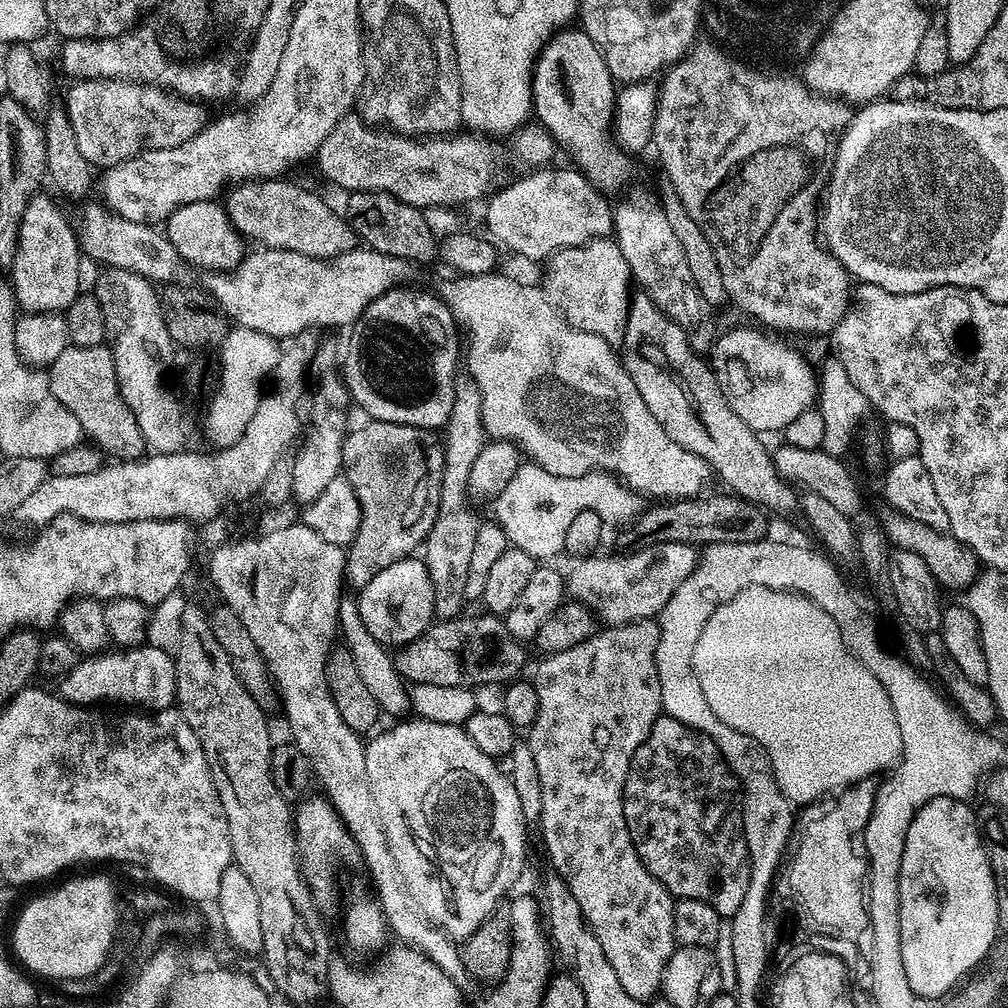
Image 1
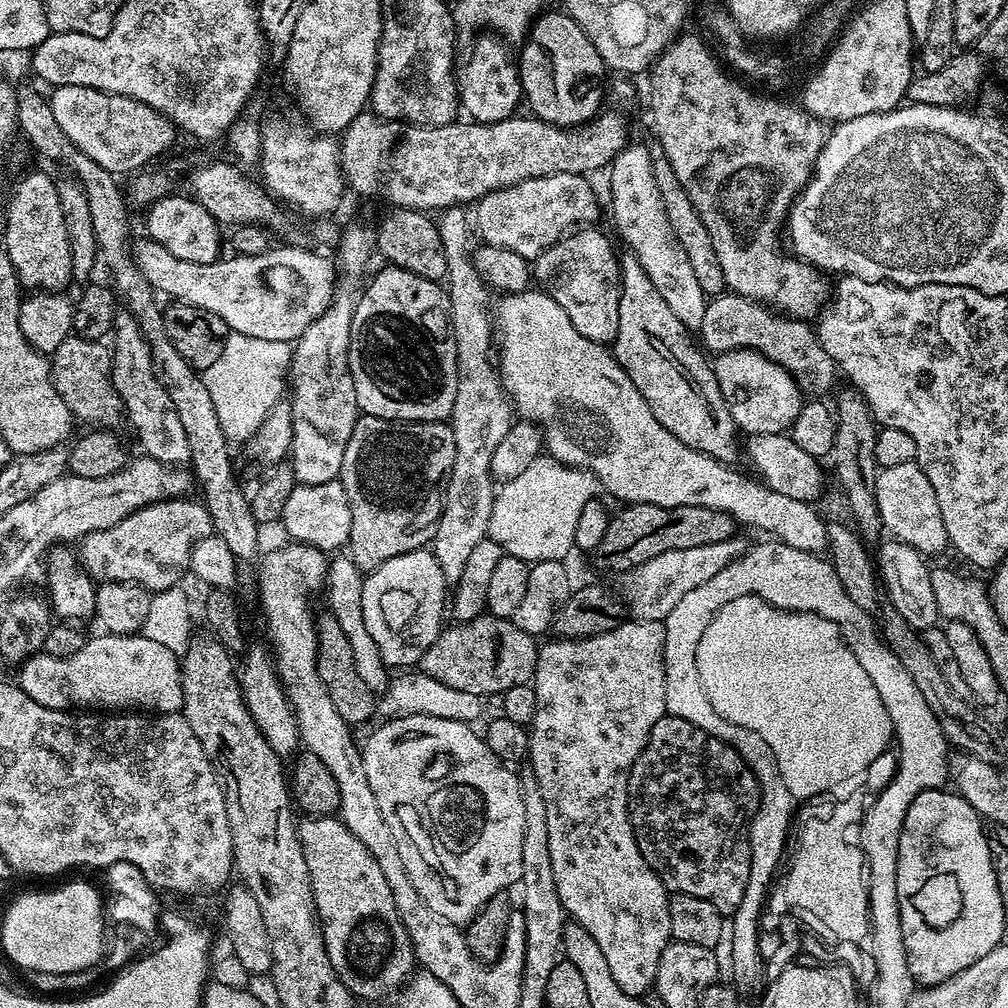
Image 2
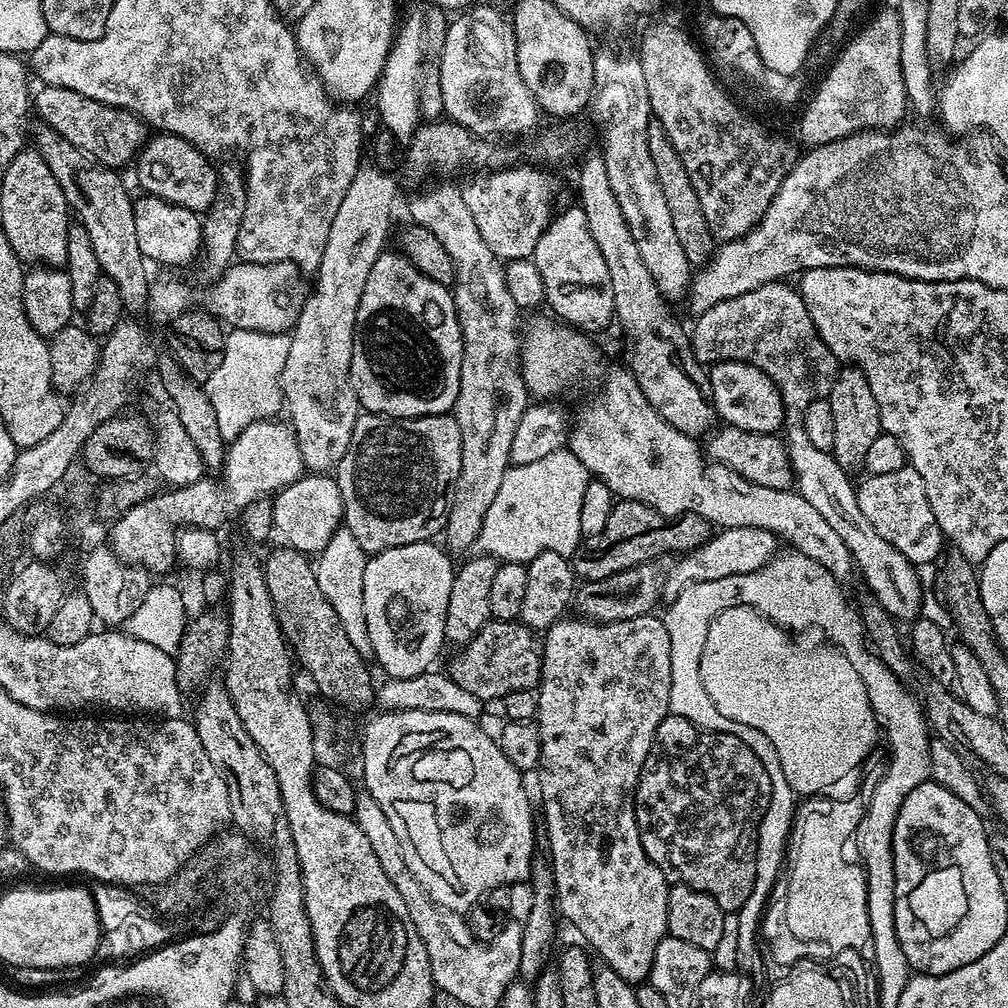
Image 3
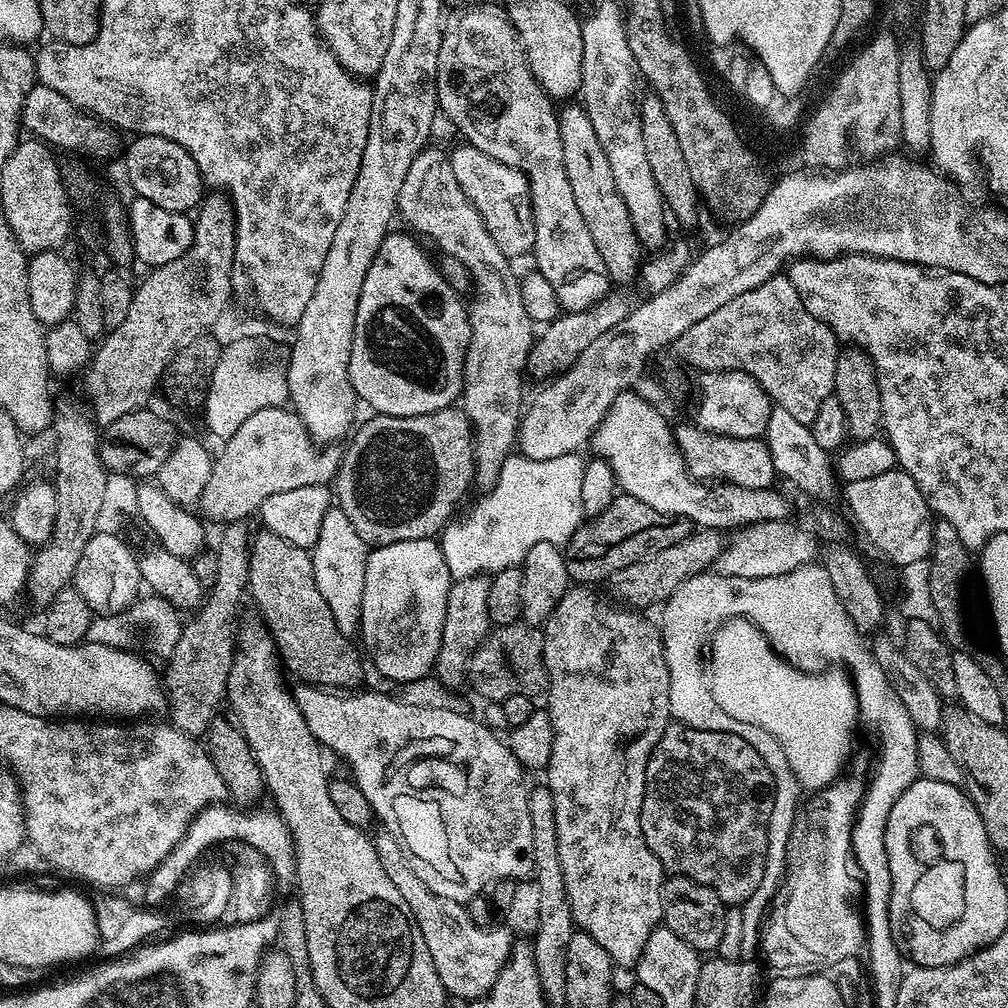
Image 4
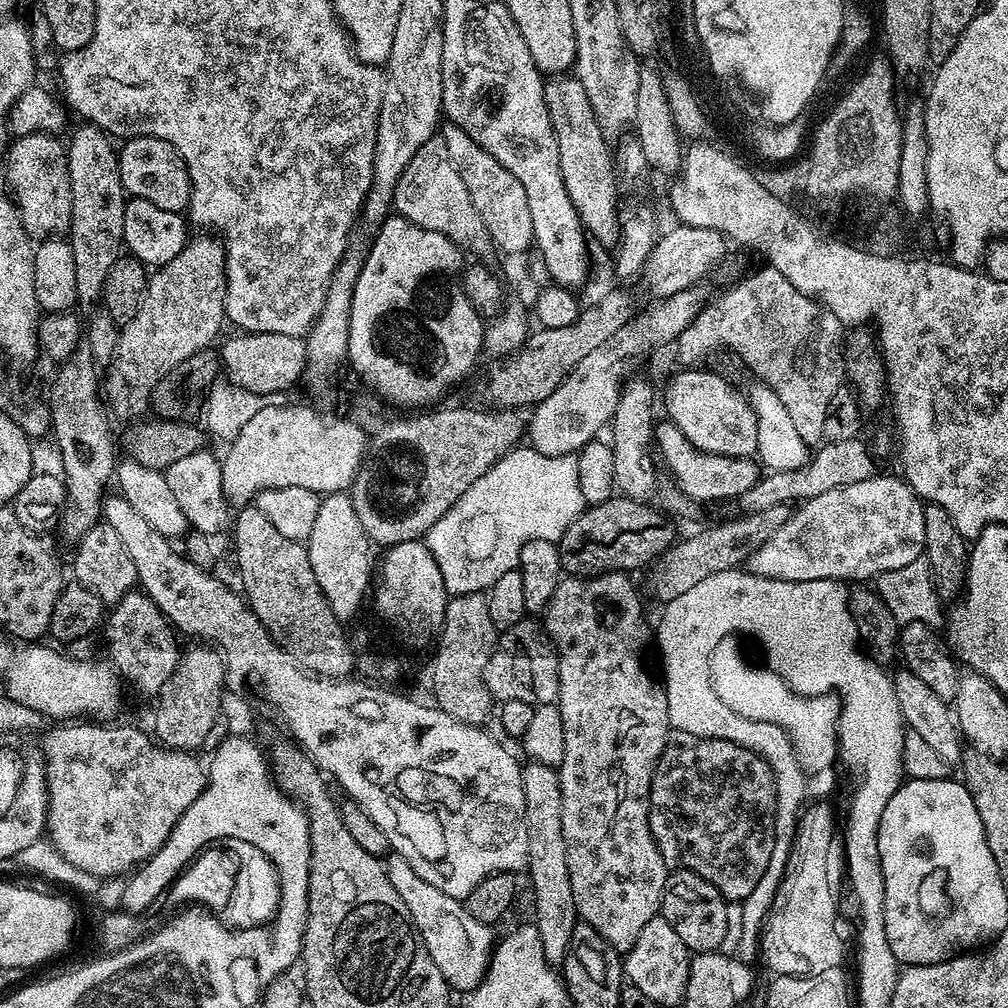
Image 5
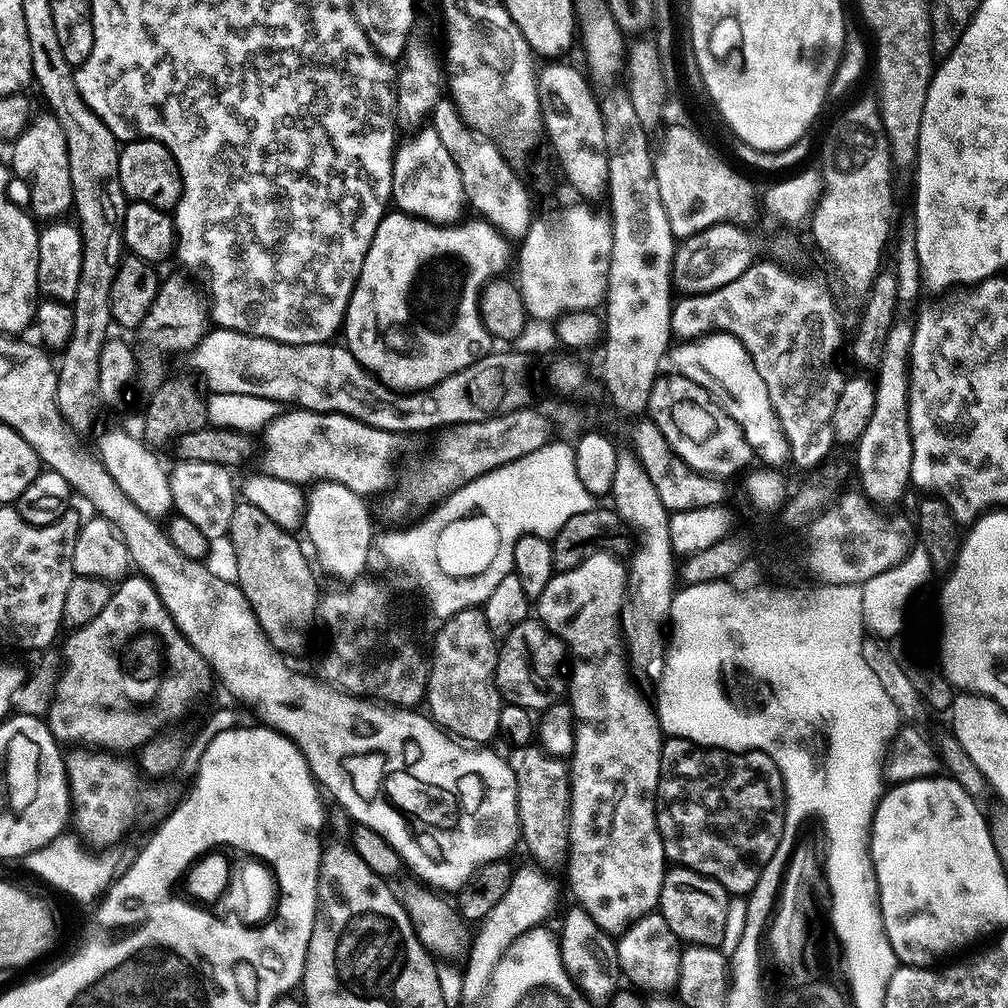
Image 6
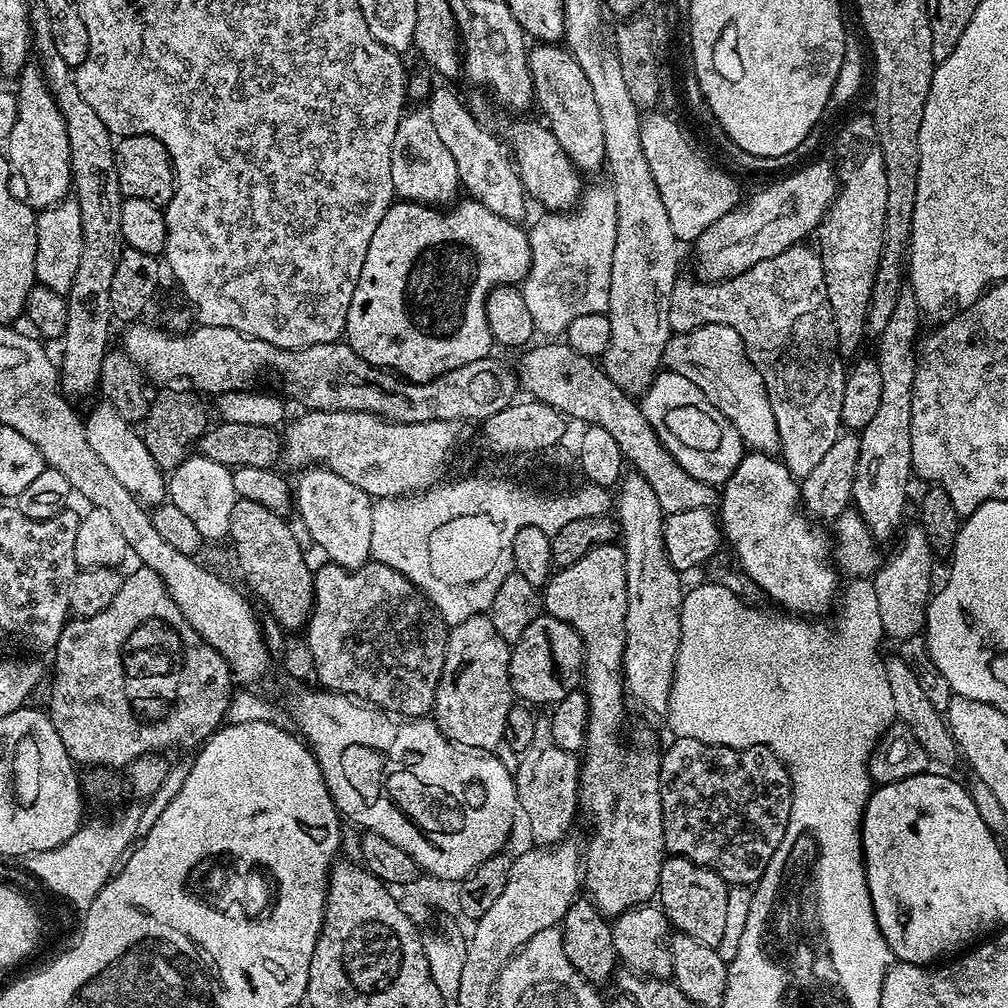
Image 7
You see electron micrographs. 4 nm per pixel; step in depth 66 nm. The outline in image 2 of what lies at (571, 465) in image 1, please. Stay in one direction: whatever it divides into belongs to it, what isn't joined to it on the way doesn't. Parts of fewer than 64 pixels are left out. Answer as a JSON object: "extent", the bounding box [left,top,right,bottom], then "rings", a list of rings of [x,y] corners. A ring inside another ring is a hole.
{"extent":[494,290,828,554],"rings":[[[529,290],[527,292],[510,292],[501,295],[499,299],[496,308],[494,304],[494,340],[498,345],[500,385],[508,393],[513,409],[523,419],[529,420],[532,424],[537,424],[540,427],[540,431],[544,434],[544,448],[547,455],[551,456],[552,459],[560,464],[567,464],[570,468],[579,468],[585,473],[595,476],[602,485],[603,491],[605,488],[610,495],[617,496],[620,502],[624,504],[653,504],[663,508],[706,506],[712,510],[722,510],[726,514],[730,514],[736,519],[737,525],[749,524],[750,527],[757,528],[760,532],[769,532],[772,535],[769,537],[775,538],[779,543],[786,546],[794,546],[794,550],[806,550],[807,552],[820,554],[828,548],[828,524],[823,515],[820,517],[812,509],[815,507],[809,501],[786,498],[786,494],[778,494],[774,490],[770,490],[757,479],[751,478],[752,480],[750,480],[748,477],[743,476],[742,473],[735,472],[732,466],[729,466],[725,461],[715,460],[714,457],[708,456],[704,452],[694,450],[690,446],[686,446],[686,442],[678,442],[678,438],[674,438],[674,434],[670,434],[670,430],[666,430],[666,426],[662,426],[662,422],[658,422],[658,418],[654,418],[654,414],[650,414],[650,406],[646,406],[646,398],[642,398],[642,394],[638,394],[634,382],[630,382],[626,370],[622,370],[622,366],[618,366],[616,357],[612,355],[611,351],[605,345],[586,338],[586,334],[578,334],[578,330],[574,330],[574,322],[570,322],[570,318],[566,318],[566,310],[562,310],[562,306],[558,306],[558,302],[554,302],[551,294],[544,290],[541,290],[541,292]]]}

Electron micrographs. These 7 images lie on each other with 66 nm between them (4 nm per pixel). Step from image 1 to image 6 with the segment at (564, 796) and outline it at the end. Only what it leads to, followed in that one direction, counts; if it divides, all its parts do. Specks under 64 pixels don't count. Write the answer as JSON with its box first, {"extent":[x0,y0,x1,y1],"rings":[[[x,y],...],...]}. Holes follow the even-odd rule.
{"extent":[534,550,666,934],"rings":[[[603,550],[592,552],[591,555],[581,559],[578,566],[574,566],[565,572],[556,572],[546,582],[546,590],[542,590],[540,596],[535,597],[534,612],[544,625],[554,633],[560,641],[564,643],[567,655],[570,657],[570,679],[566,684],[566,700],[572,706],[572,718],[574,721],[574,746],[570,757],[570,806],[568,807],[568,862],[566,873],[568,872],[568,888],[572,891],[575,903],[604,932],[609,934],[619,934],[626,931],[638,918],[646,914],[657,911],[662,894],[662,882],[666,871],[666,857],[660,831],[656,825],[656,791],[660,785],[660,751],[664,748],[665,737],[660,731],[660,720],[656,716],[656,710],[651,699],[648,700],[640,693],[638,685],[632,681],[633,673],[630,671],[630,661],[624,647],[624,634],[620,630],[620,615],[622,606],[628,594],[628,569],[625,561],[619,555]]]}

